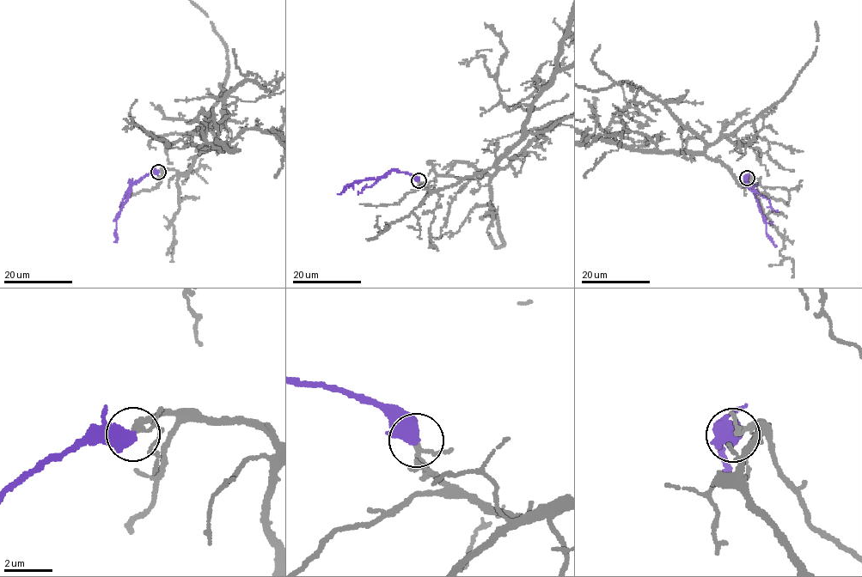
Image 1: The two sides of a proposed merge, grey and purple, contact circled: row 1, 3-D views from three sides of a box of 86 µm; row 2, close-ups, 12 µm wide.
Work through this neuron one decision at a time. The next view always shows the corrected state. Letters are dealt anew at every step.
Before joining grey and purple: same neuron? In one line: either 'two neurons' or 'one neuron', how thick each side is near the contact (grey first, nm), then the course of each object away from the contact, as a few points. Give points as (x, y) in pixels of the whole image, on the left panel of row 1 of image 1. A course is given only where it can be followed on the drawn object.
one neuron | 190/600 nm | purple via (158, 172), (145, 175), (132, 184), (128, 198), (116, 219), (117, 239), (114, 242)

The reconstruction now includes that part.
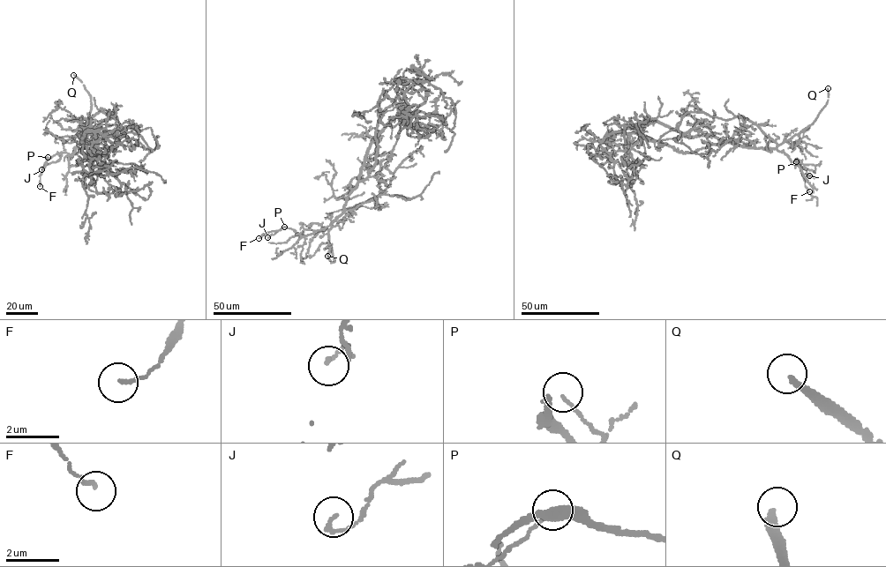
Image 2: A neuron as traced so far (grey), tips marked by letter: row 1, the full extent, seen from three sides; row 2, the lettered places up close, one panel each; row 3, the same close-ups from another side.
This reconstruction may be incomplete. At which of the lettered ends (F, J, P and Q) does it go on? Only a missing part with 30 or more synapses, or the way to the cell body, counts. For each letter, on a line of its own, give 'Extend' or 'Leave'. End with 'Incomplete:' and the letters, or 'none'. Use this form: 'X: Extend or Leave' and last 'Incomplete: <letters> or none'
F: Leave
J: Leave
P: Leave
Q: Extend
Incomplete: Q

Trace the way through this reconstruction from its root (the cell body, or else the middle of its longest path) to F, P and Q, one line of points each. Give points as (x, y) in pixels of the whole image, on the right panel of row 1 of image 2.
F: (710, 144), (730, 141), (740, 146), (774, 148), (783, 152), (792, 163), (798, 160), (796, 163), (809, 191)
P: (710, 144), (730, 141), (740, 146), (774, 148), (792, 163), (798, 160), (798, 165), (796, 161)
Q: (710, 144), (730, 141), (740, 146), (775, 148), (813, 123), (826, 104), (828, 88)

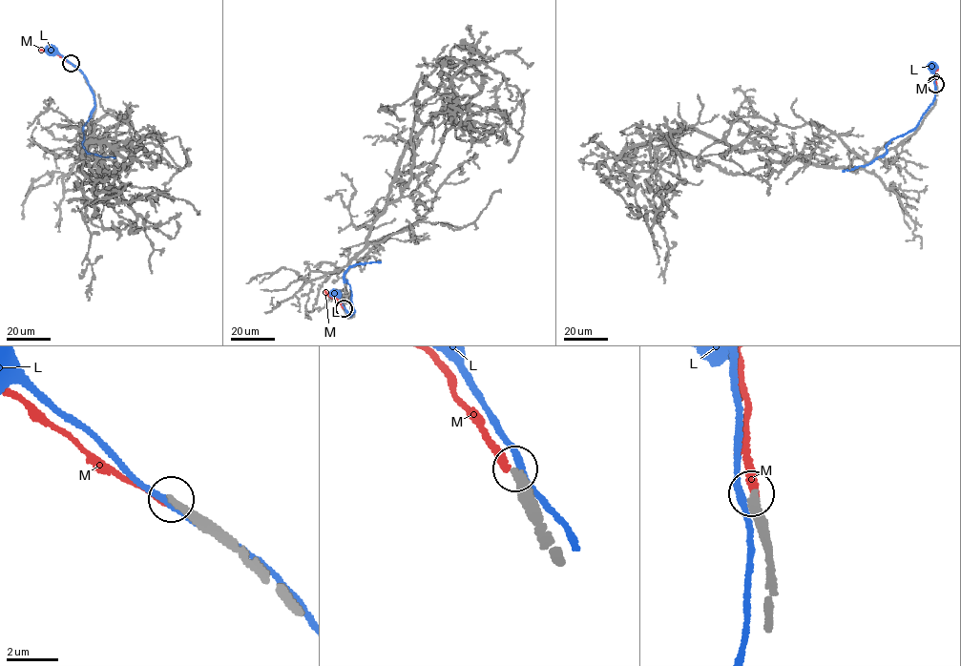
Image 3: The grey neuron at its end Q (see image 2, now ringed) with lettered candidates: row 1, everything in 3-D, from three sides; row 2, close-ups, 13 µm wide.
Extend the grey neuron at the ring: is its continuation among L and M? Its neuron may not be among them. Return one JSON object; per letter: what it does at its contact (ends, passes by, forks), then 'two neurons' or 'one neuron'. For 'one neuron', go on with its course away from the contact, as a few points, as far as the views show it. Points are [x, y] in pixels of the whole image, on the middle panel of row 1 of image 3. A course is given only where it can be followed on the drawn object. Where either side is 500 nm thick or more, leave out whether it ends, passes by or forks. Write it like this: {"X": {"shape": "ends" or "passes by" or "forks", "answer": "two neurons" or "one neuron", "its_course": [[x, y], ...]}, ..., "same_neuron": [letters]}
{"L": {"answer": "two neurons"}, "M": {"shape": "ends", "answer": "two neurons"}, "same_neuron": []}

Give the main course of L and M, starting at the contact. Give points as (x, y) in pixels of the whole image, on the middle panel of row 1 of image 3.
L: (344, 309), (336, 293)
M: (344, 308), (324, 291)

